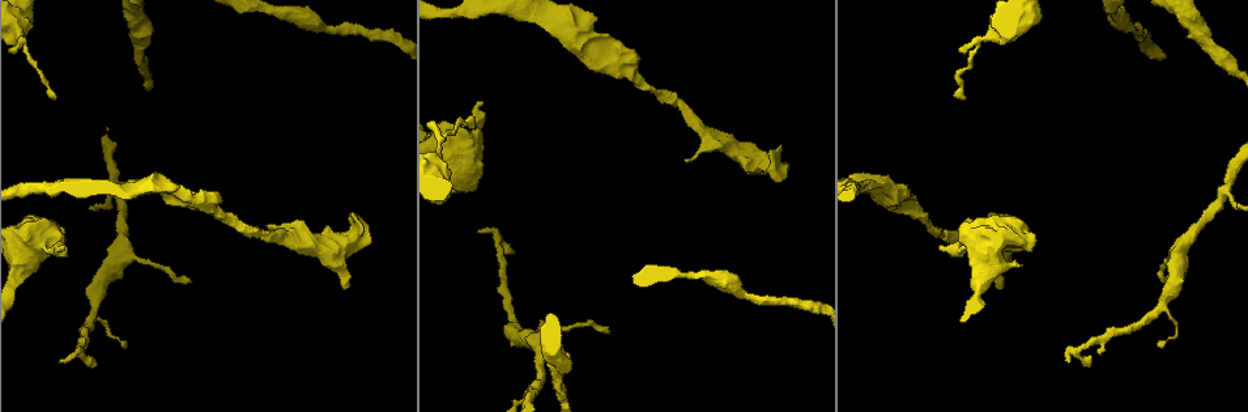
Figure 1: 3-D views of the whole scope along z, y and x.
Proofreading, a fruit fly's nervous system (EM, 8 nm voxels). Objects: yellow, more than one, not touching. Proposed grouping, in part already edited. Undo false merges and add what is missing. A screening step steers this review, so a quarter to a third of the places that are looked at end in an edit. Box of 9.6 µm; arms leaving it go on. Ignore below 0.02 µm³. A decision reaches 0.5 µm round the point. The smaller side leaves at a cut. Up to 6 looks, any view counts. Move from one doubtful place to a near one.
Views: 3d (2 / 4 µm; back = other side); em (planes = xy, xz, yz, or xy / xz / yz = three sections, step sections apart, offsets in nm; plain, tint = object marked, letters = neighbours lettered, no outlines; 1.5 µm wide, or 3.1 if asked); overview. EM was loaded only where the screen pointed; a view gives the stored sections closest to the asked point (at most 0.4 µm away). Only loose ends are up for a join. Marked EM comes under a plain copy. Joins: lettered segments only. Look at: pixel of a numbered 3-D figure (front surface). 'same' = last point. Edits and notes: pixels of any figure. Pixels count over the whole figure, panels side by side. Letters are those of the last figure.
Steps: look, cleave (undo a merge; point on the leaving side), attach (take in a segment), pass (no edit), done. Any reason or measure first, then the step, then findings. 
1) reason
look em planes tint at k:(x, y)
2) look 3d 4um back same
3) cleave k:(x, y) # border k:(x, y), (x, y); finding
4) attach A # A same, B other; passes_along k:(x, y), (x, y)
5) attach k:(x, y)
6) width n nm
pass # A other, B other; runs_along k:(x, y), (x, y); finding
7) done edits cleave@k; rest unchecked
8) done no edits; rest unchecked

branch stops here
look 3d 2um at 1:(1022, 265)

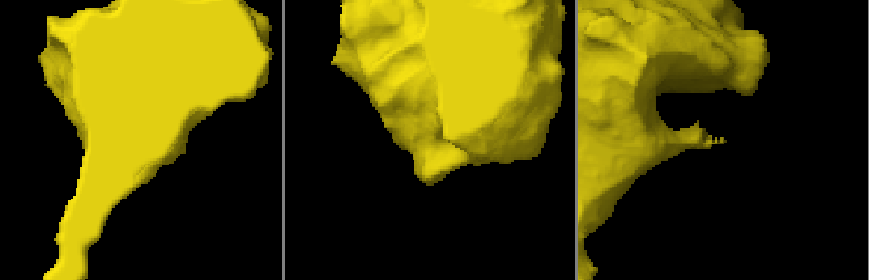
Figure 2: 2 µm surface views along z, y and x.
look em xy step 8 tint at 2:(724, 140)

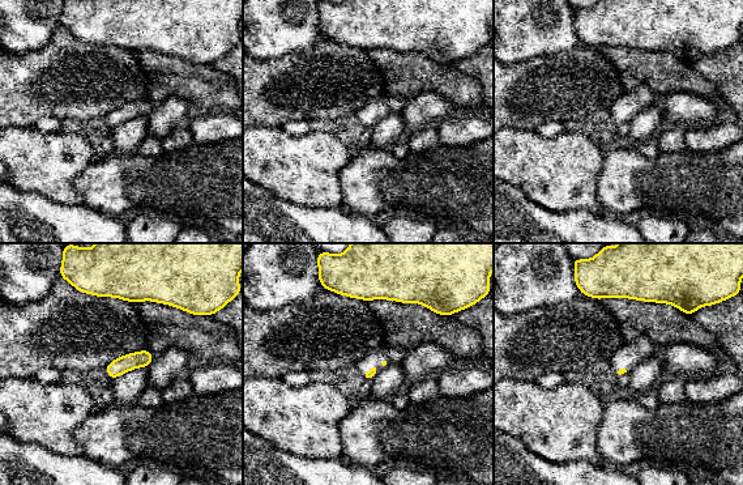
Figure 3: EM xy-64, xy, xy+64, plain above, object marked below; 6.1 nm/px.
cut it another way
look em planes letters same

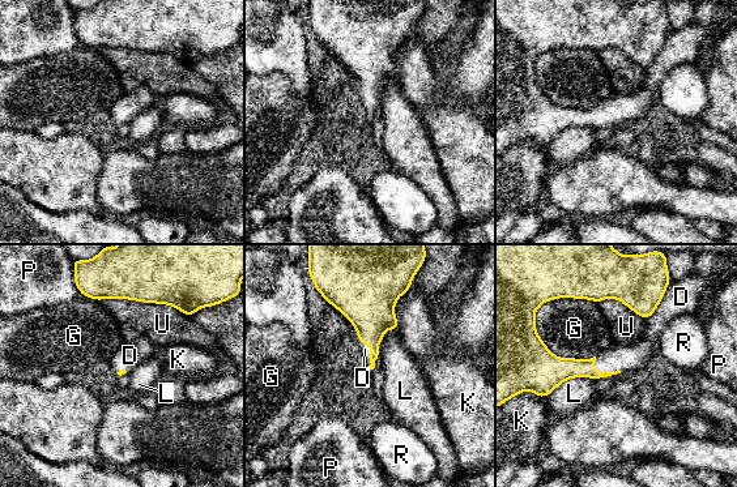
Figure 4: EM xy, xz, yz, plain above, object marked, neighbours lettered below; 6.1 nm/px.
attach D # D same, G other, K other, L other, P other, R other, U other; it goes on there

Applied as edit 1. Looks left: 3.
an open end
look 3d 4um at 1:(343, 288)

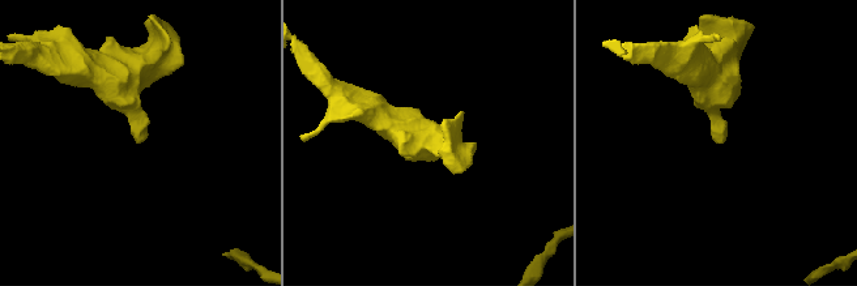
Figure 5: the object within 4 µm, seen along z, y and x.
need the tissue
look em planes letters at 5:(138, 141)

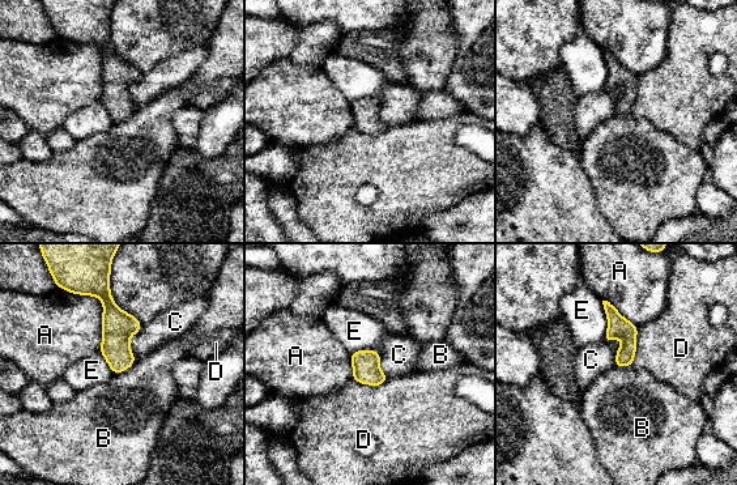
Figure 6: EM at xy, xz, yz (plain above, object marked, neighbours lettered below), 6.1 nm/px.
pass # A other, B other, C other, D other, E other; runs_along 6:(606, 305), (627, 334), (630, 361); no lettered segment goes on from it

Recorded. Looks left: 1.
done edits attach@4; rest unchecked

